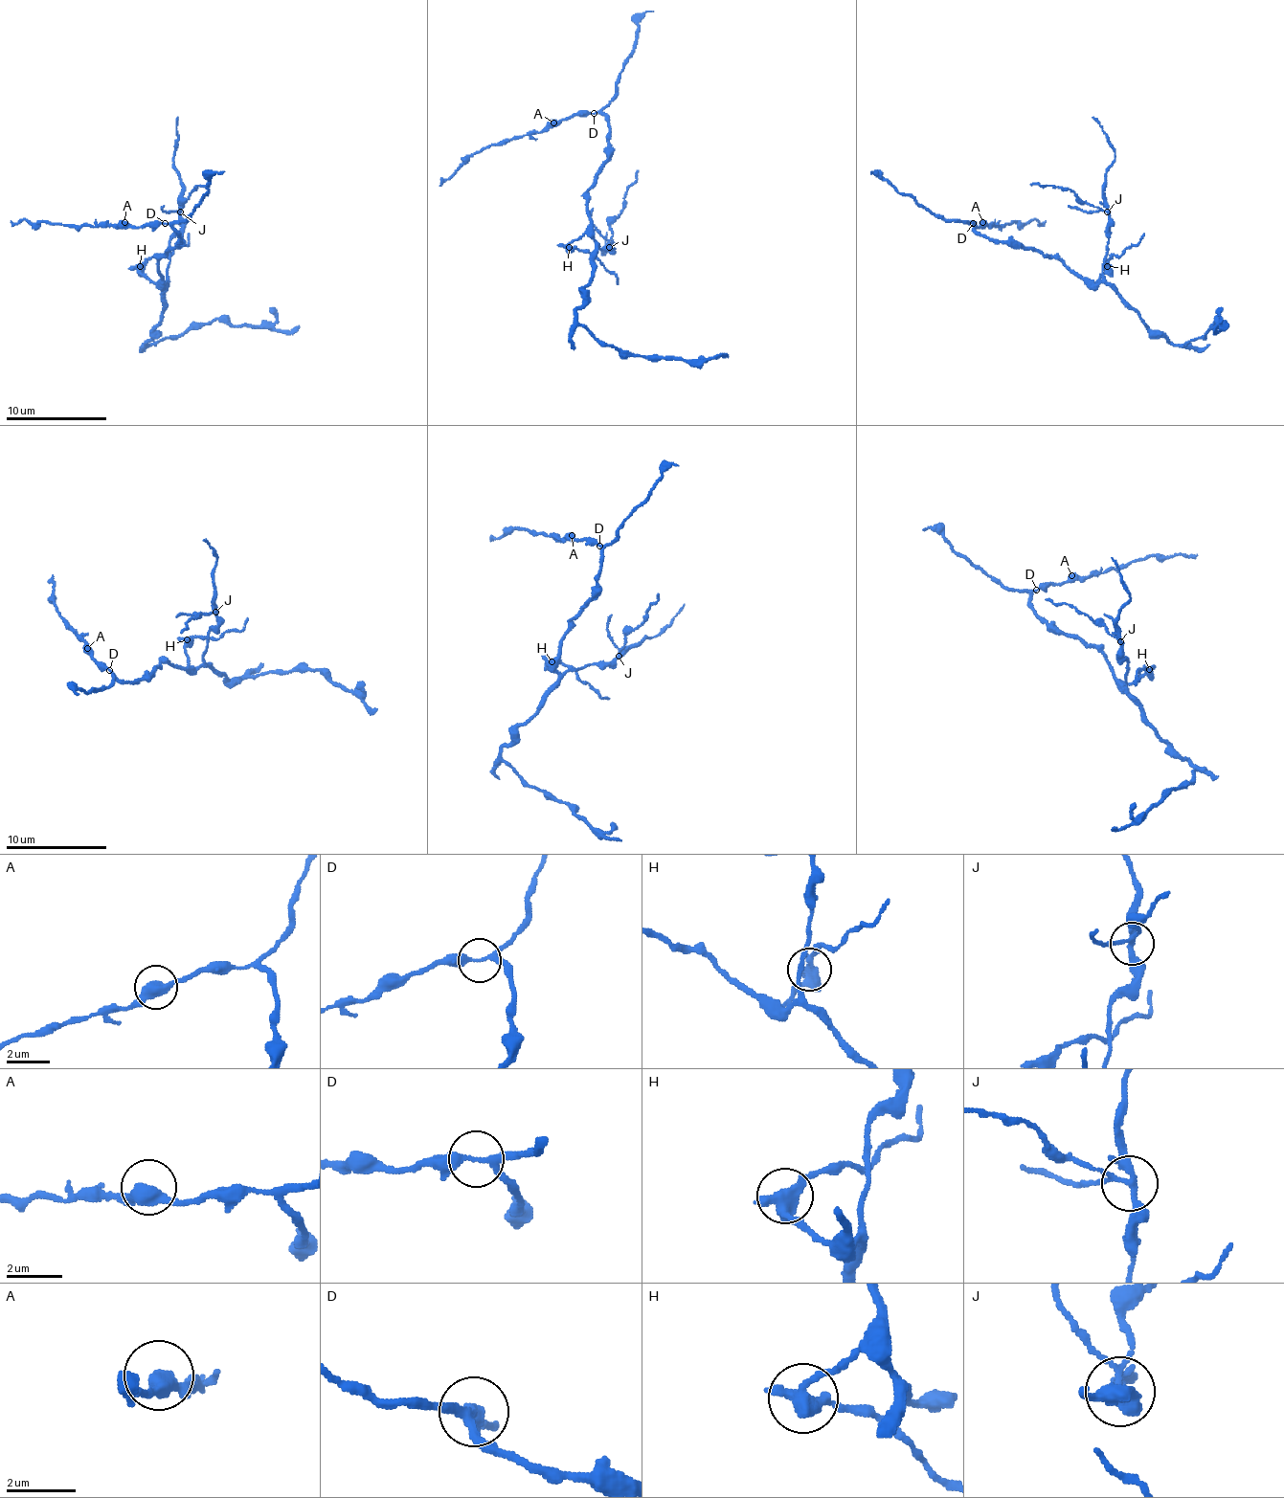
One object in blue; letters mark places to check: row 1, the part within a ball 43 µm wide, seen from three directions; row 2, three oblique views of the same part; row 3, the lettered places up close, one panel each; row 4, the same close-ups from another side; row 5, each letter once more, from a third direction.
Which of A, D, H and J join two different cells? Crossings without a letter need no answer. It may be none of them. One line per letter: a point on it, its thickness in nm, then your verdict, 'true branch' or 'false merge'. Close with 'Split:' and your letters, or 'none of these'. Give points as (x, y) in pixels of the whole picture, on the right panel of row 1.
A: place (982, 222); calibre 440 nm; true branch
D: place (973, 223); calibre 240 nm; true branch
H: place (1107, 266); calibre 480 nm; false merge
J: place (1107, 212); calibre 220 nm; false merge
Split: H, J

